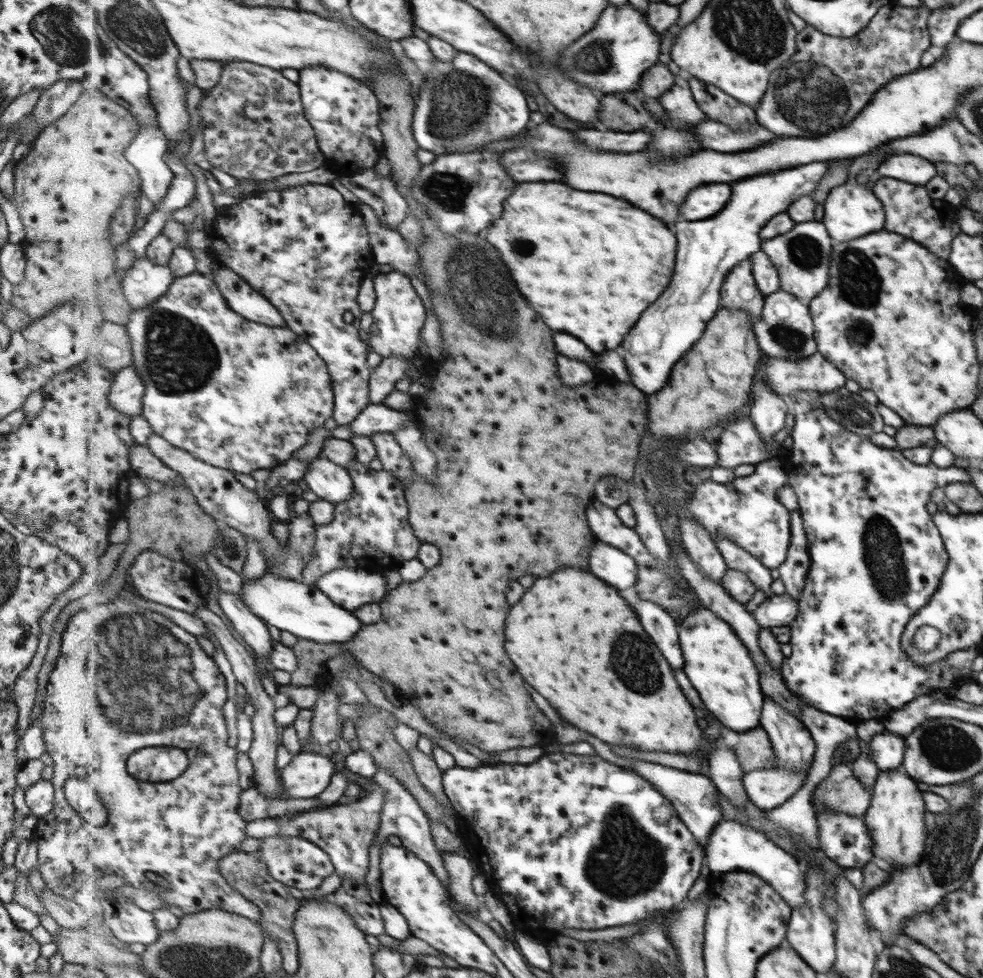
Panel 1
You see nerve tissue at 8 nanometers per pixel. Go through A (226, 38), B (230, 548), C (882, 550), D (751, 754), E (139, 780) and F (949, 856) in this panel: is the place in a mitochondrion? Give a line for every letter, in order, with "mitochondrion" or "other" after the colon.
A: other
B: mitochondrion
C: mitochondrion
D: mitochondrion
E: other
F: mitochondrion

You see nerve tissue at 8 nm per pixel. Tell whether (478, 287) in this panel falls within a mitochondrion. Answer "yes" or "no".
yes

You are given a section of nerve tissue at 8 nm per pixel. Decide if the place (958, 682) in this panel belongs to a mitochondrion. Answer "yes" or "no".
no

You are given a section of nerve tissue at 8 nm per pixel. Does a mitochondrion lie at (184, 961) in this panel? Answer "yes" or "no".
yes

